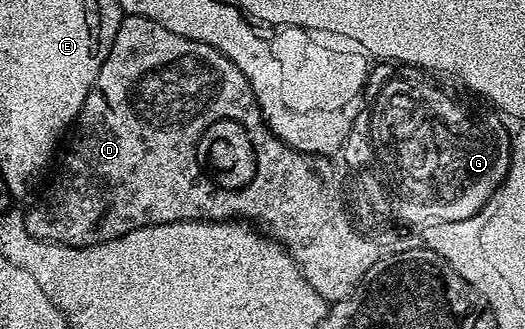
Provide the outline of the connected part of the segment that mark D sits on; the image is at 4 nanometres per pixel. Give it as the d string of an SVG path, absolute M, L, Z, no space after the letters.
M124 16L117 27L117 35L113 39L113 47L109 47L109 55L105 55L105 63L97 75L95 85L89 91L85 103L75 119L73 132L70 134L65 148L57 161L57 168L53 176L46 182L42 190L43 198L35 206L27 209L29 215L29 234L42 241L52 241L58 245L99 245L107 237L119 237L134 229L146 225L164 225L167 221L230 221L242 219L247 223L254 223L266 236L276 240L286 247L288 255L297 263L301 275L328 303L345 299L363 281L363 276L369 271L368 266L377 259L379 252L375 245L360 240L350 231L347 218L343 215L339 200L319 201L319 193L315 193L315 161L319 157L319 169L323 169L326 159L317 153L302 153L290 149L286 143L276 137L267 127L263 119L263 112L255 101L255 92L251 89L249 79L233 62L212 45L197 43L193 39L185 39L181 35L173 35L173 31L165 31L161 23L153 23L153 19L144 17Z

